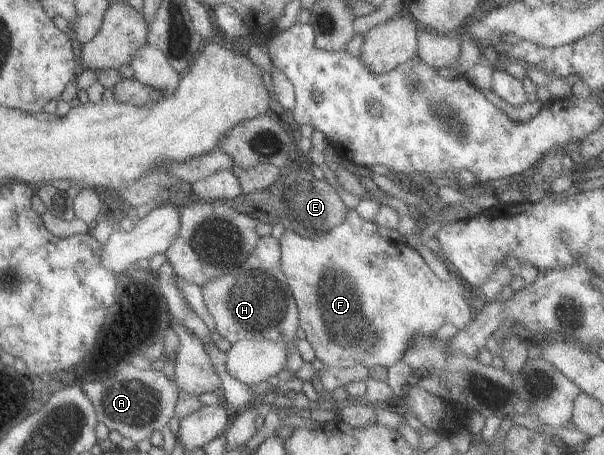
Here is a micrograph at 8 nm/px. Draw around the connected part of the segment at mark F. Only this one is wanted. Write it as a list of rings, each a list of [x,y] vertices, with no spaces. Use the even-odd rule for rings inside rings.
[[[347,209],[345,220],[341,224],[337,224],[335,228],[327,230],[325,234],[308,239],[291,230],[291,227],[287,227],[287,230],[278,241],[281,253],[280,264],[287,279],[288,287],[291,289],[291,294],[297,304],[299,326],[306,332],[306,340],[309,341],[315,351],[316,358],[319,358],[325,367],[351,368],[356,364],[362,364],[369,369],[375,366],[389,368],[389,366],[403,360],[403,354],[407,352],[407,348],[411,348],[411,340],[415,340],[415,336],[435,336],[437,330],[447,323],[453,324],[458,330],[463,330],[475,316],[474,304],[467,302],[471,289],[457,275],[452,275],[449,280],[441,280],[429,268],[429,265],[417,250],[413,250],[403,241],[395,243],[386,241],[382,236],[379,236],[378,226],[374,222],[361,218],[355,209]]]

